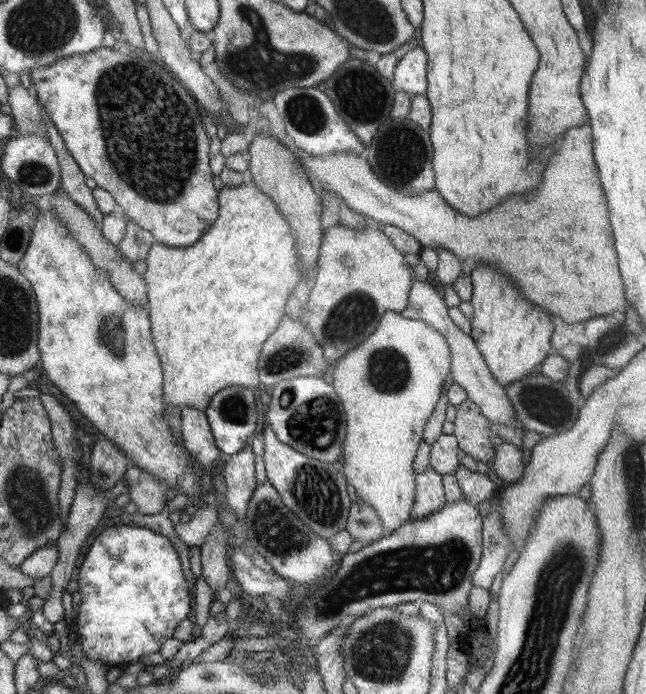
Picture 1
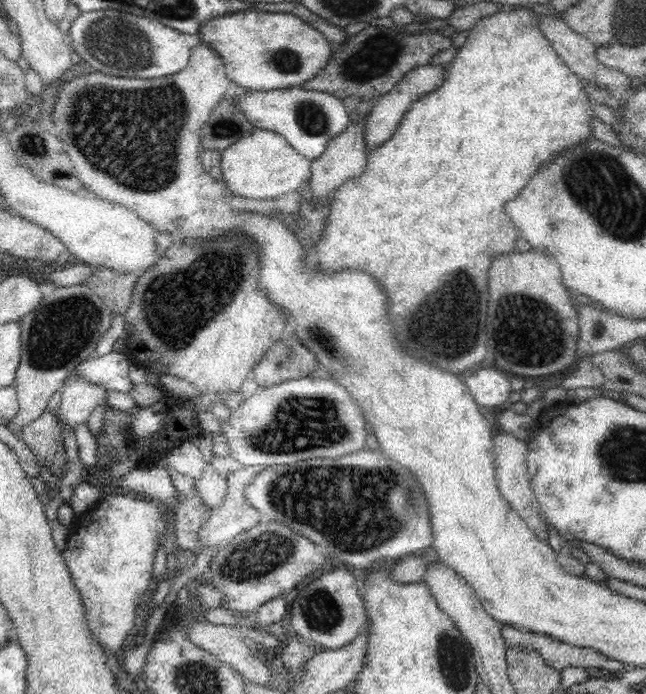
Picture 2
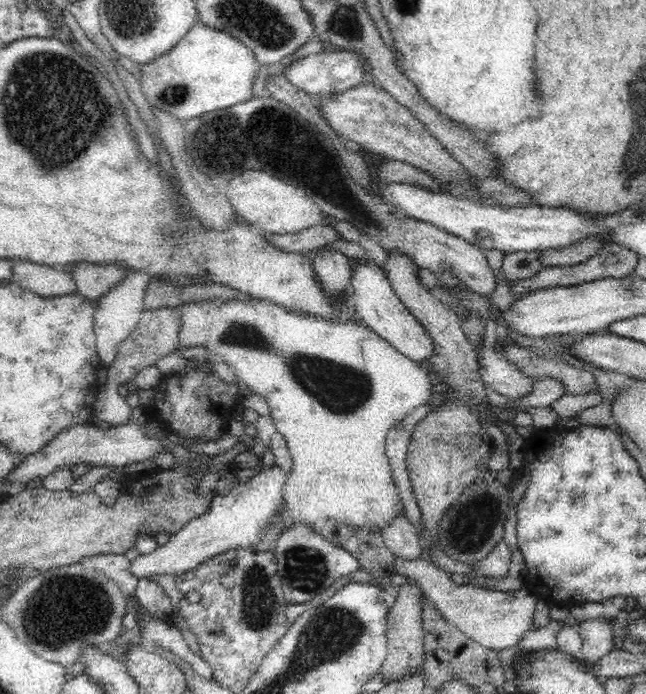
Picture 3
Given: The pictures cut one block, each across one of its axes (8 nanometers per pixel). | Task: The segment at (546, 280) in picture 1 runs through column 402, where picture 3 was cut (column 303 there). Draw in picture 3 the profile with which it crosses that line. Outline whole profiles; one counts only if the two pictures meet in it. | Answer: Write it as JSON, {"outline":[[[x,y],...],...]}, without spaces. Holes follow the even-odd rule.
{"outline":[[[246,170],[235,176],[228,182],[224,195],[228,197],[236,214],[266,237],[273,234],[294,234],[324,221],[324,214],[308,194],[264,171]]]}

